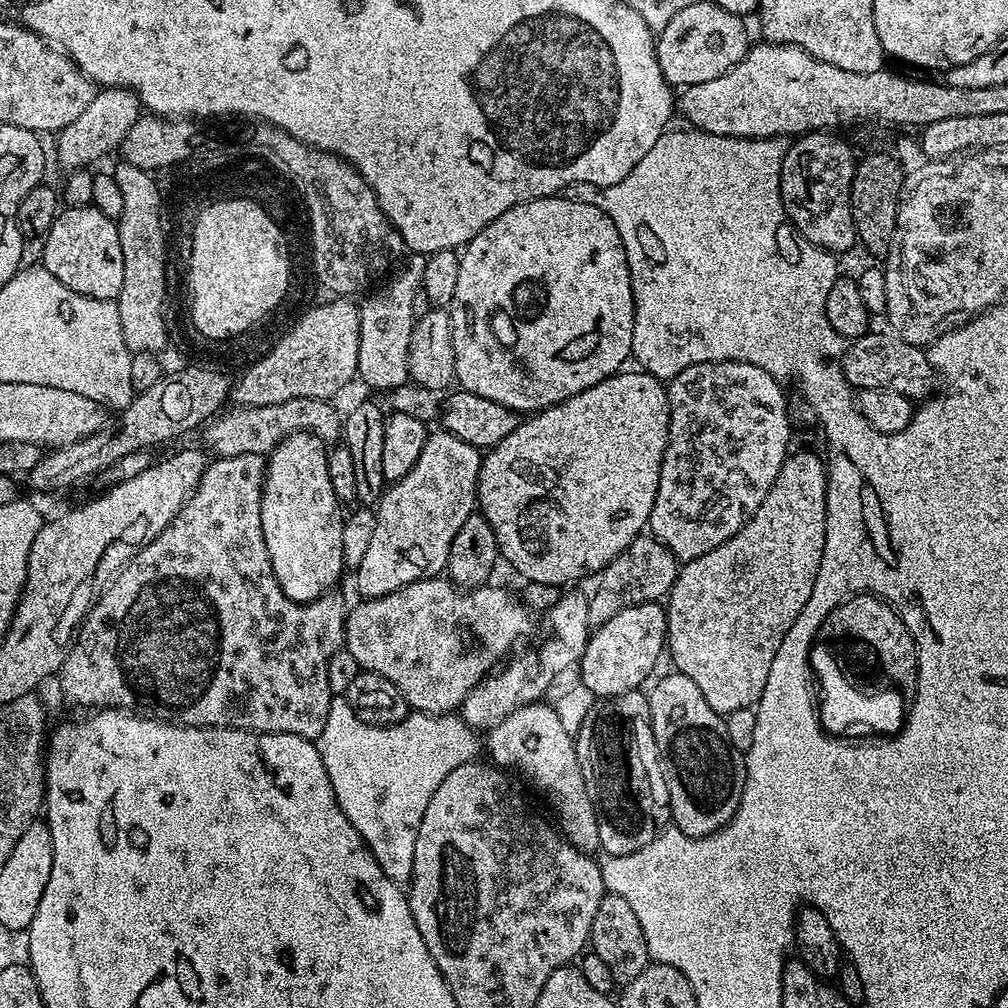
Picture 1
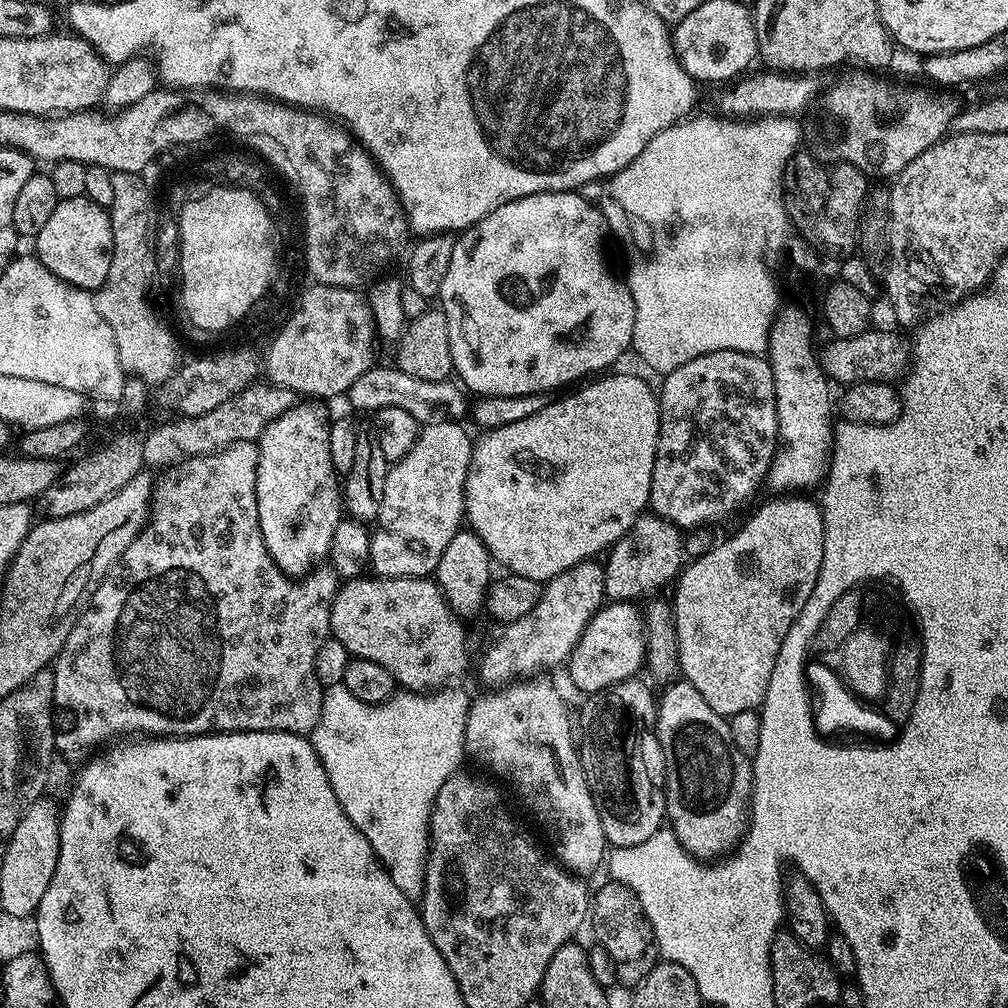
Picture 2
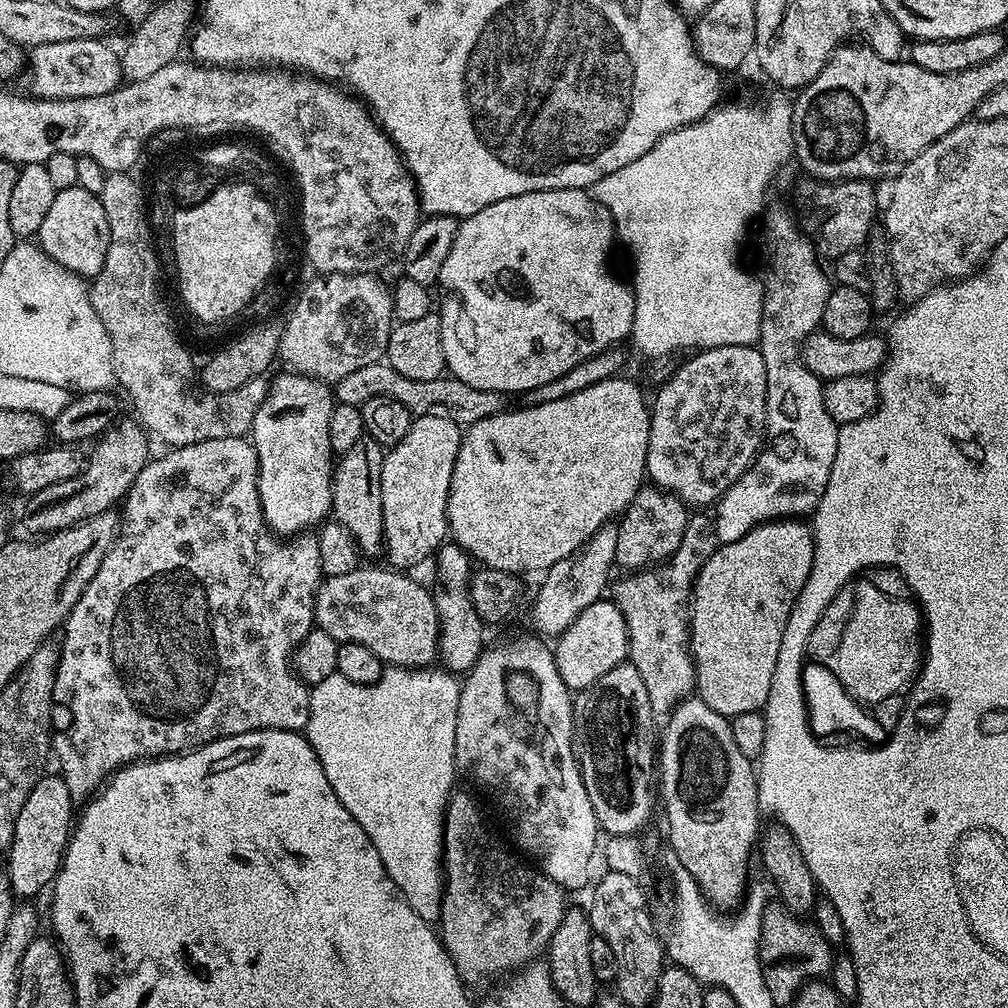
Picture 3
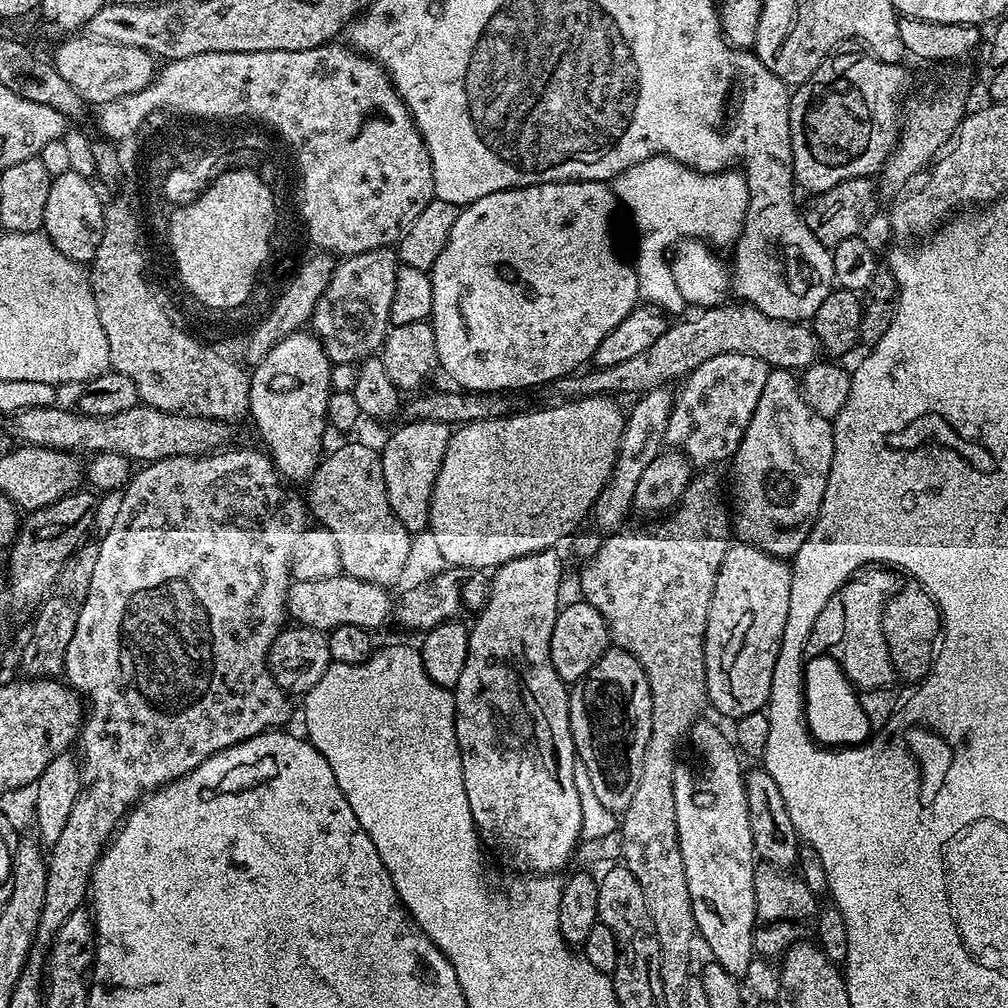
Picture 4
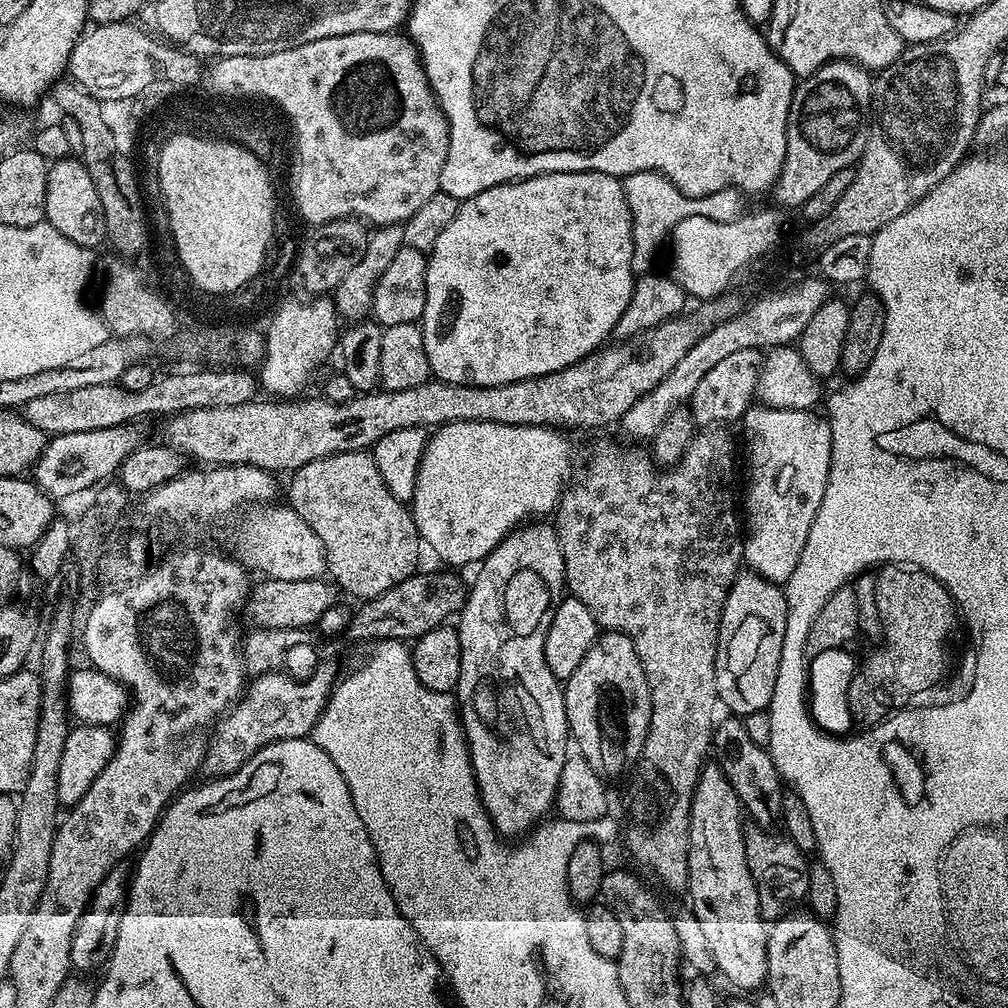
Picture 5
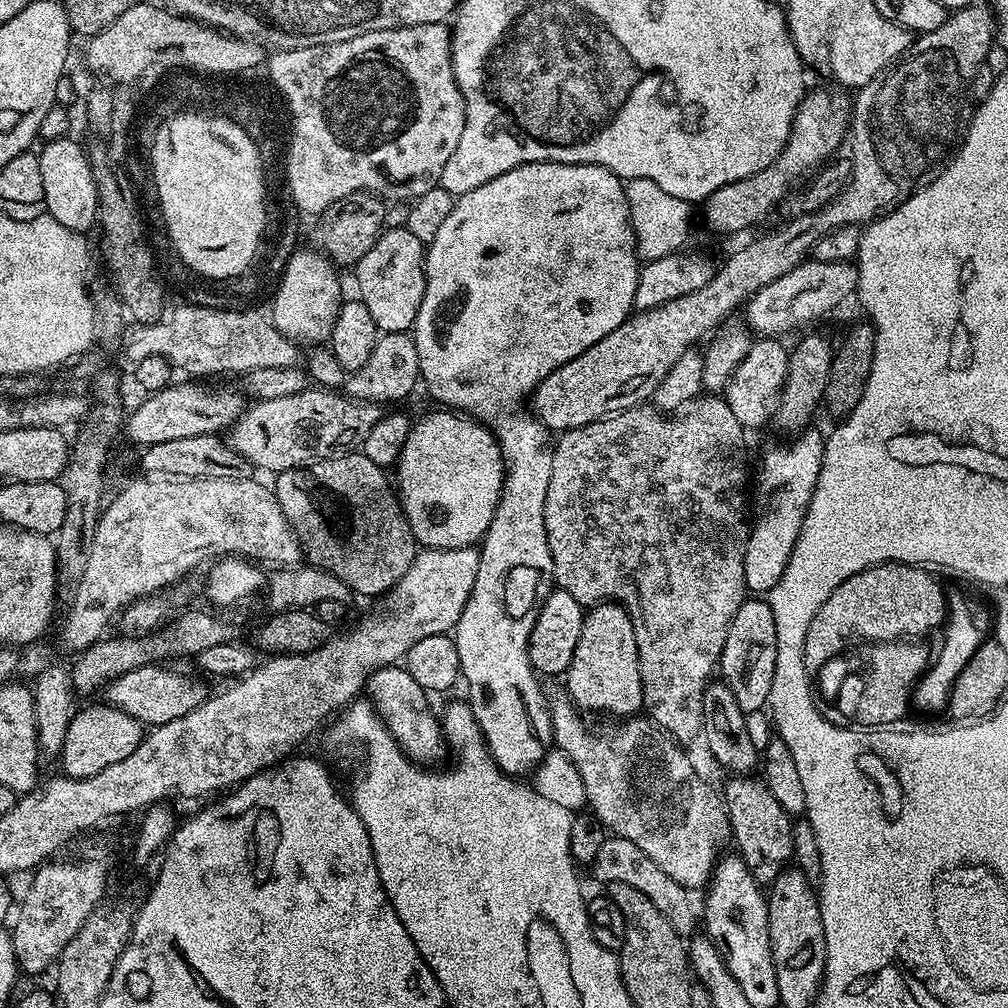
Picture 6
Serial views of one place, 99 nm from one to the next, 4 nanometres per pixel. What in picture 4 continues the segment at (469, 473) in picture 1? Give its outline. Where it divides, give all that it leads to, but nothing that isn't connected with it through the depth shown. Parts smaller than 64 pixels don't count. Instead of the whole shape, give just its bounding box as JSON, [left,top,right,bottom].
[379,420,453,534]

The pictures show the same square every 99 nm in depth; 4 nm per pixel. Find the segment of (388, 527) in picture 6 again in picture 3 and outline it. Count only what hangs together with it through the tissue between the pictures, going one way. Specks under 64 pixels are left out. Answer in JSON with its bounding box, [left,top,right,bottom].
[332,440,385,557]

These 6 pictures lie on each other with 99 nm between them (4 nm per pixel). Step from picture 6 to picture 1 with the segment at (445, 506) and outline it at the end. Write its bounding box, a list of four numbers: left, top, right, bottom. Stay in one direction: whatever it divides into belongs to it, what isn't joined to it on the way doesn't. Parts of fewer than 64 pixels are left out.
[476,370,668,586]

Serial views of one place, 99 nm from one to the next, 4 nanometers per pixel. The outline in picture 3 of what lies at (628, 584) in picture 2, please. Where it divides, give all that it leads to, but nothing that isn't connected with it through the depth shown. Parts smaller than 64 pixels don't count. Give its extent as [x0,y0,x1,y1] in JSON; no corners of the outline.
[616,486,689,570]

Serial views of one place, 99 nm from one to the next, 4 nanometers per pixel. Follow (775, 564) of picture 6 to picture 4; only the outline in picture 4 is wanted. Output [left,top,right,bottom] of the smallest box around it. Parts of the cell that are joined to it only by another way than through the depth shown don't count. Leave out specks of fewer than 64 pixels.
[730,368,833,556]

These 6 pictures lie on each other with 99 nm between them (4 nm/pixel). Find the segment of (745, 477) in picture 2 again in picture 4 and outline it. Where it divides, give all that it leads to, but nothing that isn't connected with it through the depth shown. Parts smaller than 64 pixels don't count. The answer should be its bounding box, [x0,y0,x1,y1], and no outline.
[665,352,770,466]

